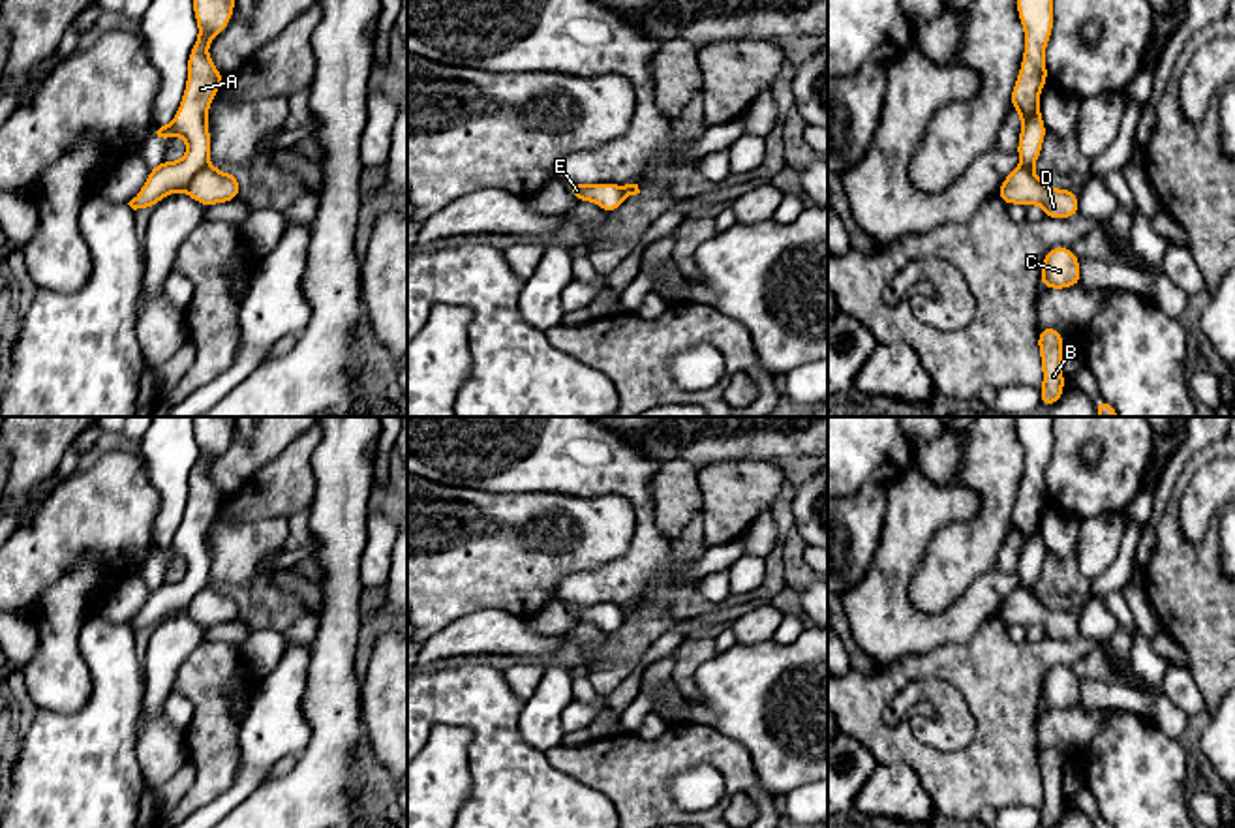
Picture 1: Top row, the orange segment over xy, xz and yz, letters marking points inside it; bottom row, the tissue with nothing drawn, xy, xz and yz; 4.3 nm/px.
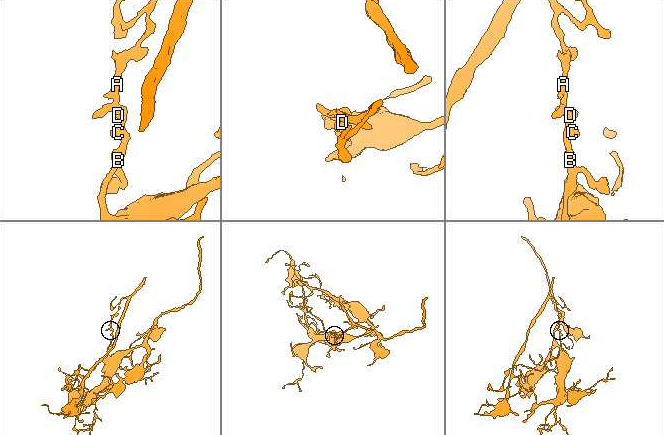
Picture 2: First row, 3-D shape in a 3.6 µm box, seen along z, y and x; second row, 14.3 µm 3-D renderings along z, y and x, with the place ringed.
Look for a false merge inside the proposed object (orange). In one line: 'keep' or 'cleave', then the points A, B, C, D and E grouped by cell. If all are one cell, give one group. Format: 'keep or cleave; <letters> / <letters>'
cleave; A E / B C D

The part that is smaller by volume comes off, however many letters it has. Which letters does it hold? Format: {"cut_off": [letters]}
{"cut_off": ["A", "E"]}

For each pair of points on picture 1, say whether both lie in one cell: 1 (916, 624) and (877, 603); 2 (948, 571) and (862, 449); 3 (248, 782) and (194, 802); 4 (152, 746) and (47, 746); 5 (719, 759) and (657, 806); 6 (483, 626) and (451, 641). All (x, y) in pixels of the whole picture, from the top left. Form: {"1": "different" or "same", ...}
{"1": "same", "2": "different", "3": "different", "4": "different", "5": "same", "6": "same"}

